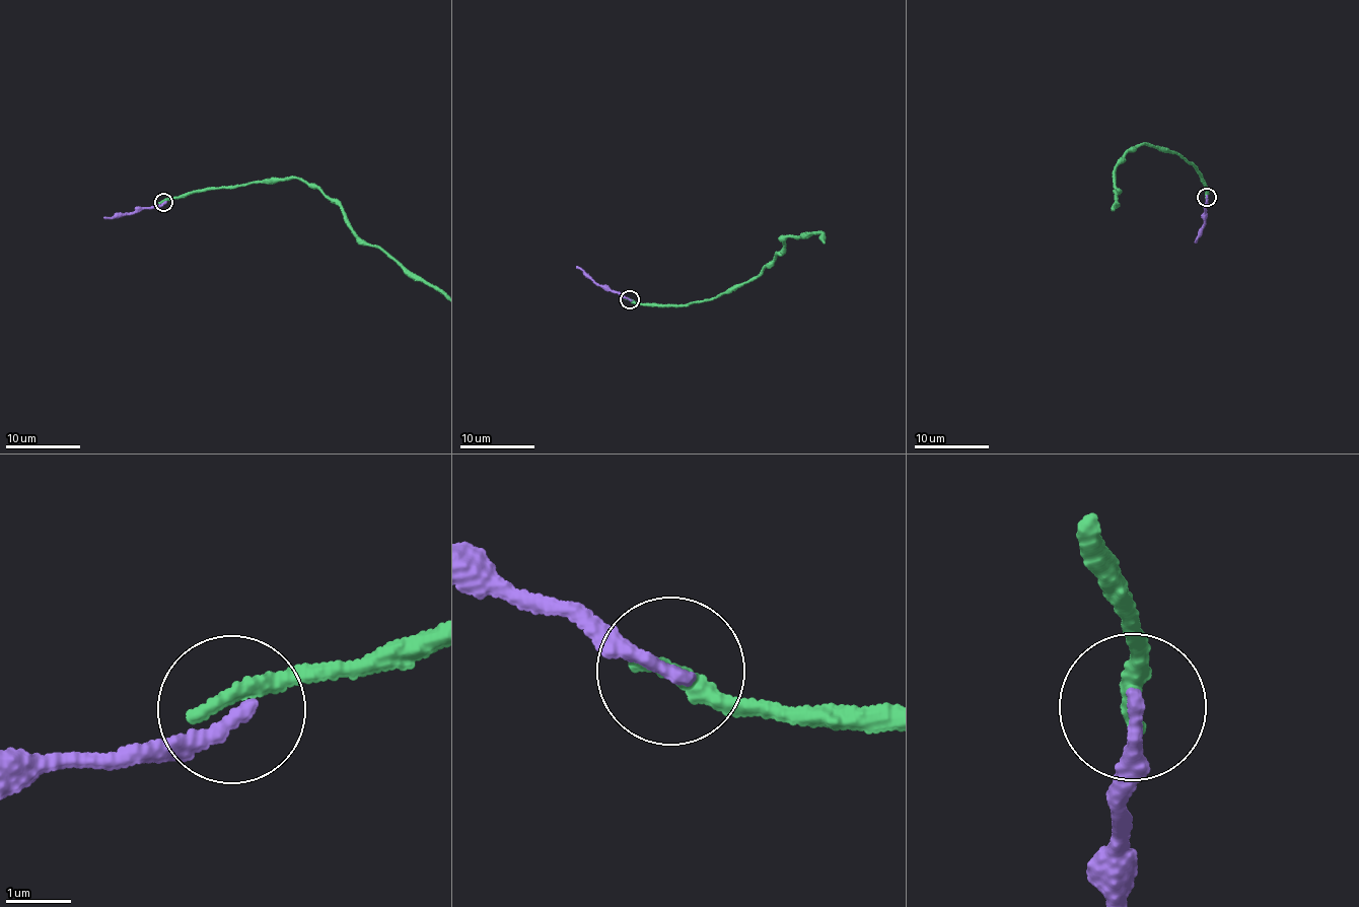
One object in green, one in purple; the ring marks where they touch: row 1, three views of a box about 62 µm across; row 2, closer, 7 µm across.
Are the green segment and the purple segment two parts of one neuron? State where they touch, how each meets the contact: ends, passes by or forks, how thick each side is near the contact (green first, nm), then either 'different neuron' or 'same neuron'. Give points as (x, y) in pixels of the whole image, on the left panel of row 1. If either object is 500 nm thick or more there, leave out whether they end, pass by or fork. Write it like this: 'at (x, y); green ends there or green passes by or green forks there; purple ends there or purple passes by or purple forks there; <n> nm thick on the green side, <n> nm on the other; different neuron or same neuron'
at (163, 202); green ends there; purple ends there; 320 nm thick on the green side, 240 nm on the other; different neuron

